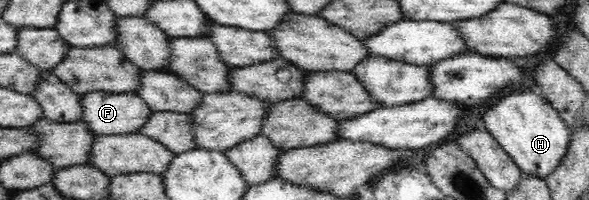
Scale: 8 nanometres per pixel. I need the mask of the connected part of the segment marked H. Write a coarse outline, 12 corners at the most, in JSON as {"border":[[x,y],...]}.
{"border":[[539,90],[502,93],[488,132],[522,171],[544,180],[571,139]]}

